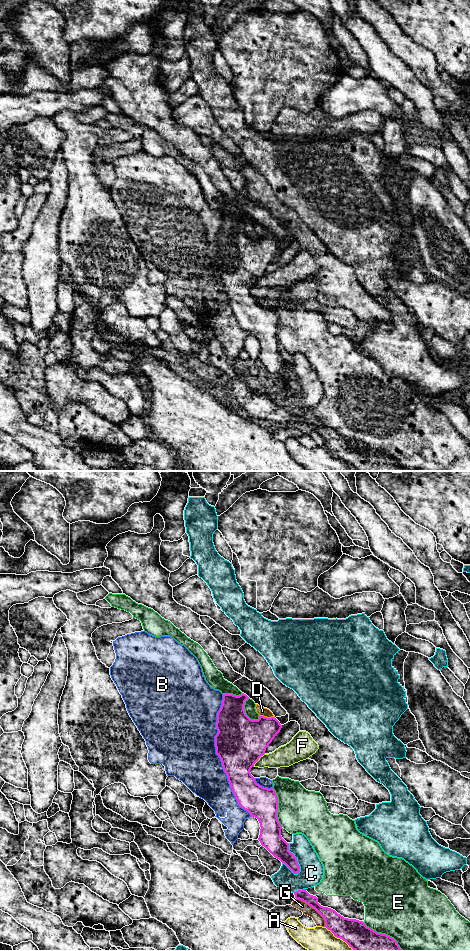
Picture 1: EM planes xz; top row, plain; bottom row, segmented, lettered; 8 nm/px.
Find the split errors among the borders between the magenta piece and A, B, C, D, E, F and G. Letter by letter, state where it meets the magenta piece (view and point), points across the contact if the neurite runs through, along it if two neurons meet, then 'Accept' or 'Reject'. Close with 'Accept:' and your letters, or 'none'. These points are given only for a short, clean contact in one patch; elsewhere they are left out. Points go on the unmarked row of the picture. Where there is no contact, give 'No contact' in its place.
A: Touches magenta at xz (340, 458). Reject
B: Touches magenta at xz (218, 275). Reject
C: Touches magenta at xz (296, 379). Reject
D: Touches magenta at xz (266, 237). Path across: xz (245, 260), (266, 237), (262, 231). Accept
E: Touches magenta at xz (384, 454). Reject
F: Touches magenta at xz (258, 279). Reject
G: Touches magenta at xz (313, 427). Reject
Accept: D

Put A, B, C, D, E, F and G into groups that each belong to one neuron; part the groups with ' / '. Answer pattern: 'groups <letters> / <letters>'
groups A / B / C / D / E / F / G

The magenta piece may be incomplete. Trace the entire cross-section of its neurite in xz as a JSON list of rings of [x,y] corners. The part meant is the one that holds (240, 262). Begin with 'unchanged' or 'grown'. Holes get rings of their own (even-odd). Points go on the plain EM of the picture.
grown | [[[244,213],[239,216],[233,214],[223,214],[222,225],[217,233],[216,248],[218,253],[215,256],[216,274],[221,279],[223,290],[227,294],[230,307],[239,326],[248,331],[251,337],[257,338],[260,343],[261,349],[258,360],[260,361],[261,365],[264,366],[275,378],[284,383],[294,394],[298,394],[300,392],[300,386],[297,382],[297,378],[289,371],[289,364],[281,356],[282,346],[277,337],[278,317],[275,310],[273,308],[264,308],[257,304],[255,298],[250,293],[251,288],[254,287],[254,284],[259,280],[259,278],[265,274],[266,268],[280,252],[282,245],[269,229],[258,224],[256,224],[255,229],[259,234],[259,239],[250,239],[246,235],[244,229],[245,221],[248,219],[249,217]]]

